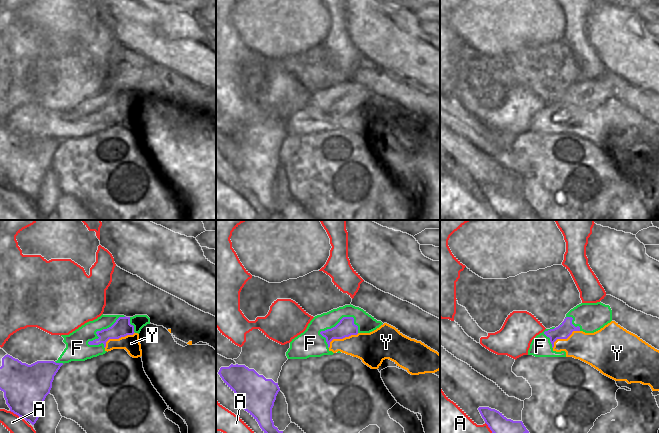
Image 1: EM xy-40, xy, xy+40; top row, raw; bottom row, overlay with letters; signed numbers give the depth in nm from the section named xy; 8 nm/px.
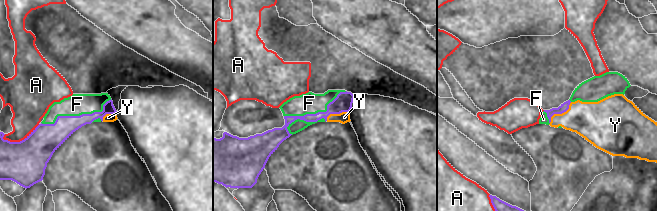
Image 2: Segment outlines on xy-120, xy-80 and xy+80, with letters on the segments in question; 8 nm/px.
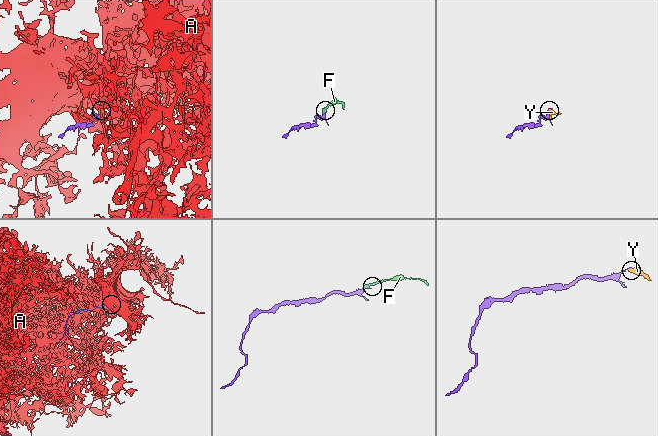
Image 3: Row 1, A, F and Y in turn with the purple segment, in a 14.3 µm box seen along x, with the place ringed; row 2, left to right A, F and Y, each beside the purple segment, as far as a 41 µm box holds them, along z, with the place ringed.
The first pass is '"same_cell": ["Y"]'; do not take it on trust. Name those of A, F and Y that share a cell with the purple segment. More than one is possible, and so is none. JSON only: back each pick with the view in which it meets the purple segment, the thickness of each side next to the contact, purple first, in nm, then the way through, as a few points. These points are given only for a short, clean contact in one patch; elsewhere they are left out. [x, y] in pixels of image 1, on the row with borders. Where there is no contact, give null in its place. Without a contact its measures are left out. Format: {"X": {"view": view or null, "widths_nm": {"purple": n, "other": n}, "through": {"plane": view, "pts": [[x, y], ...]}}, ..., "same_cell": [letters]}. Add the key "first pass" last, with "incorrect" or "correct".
{"F": {"view": "xy-40", "widths_nm": {"purple": 140, "other": 180}}, "same_cell": ["F"], "first pass": "incorrect"}

